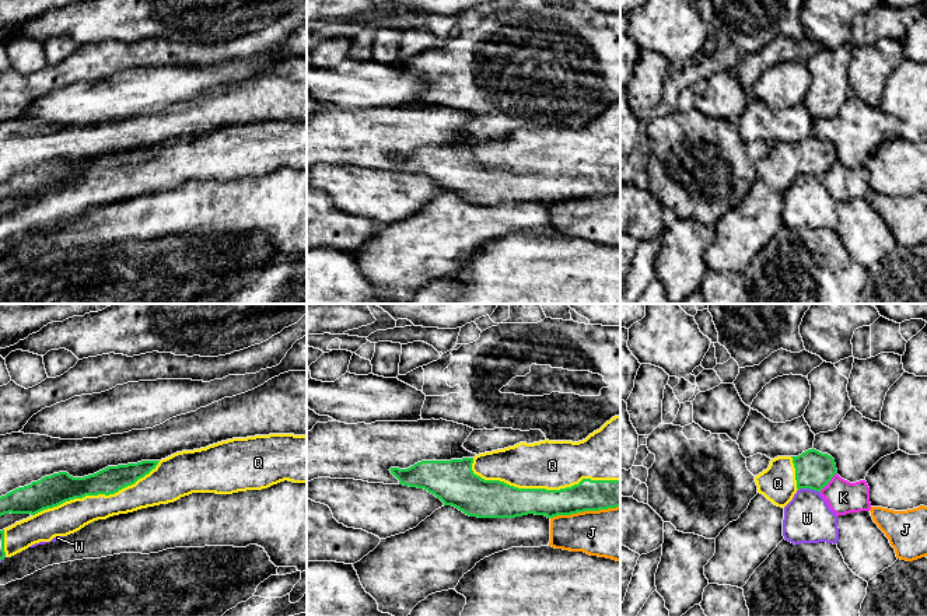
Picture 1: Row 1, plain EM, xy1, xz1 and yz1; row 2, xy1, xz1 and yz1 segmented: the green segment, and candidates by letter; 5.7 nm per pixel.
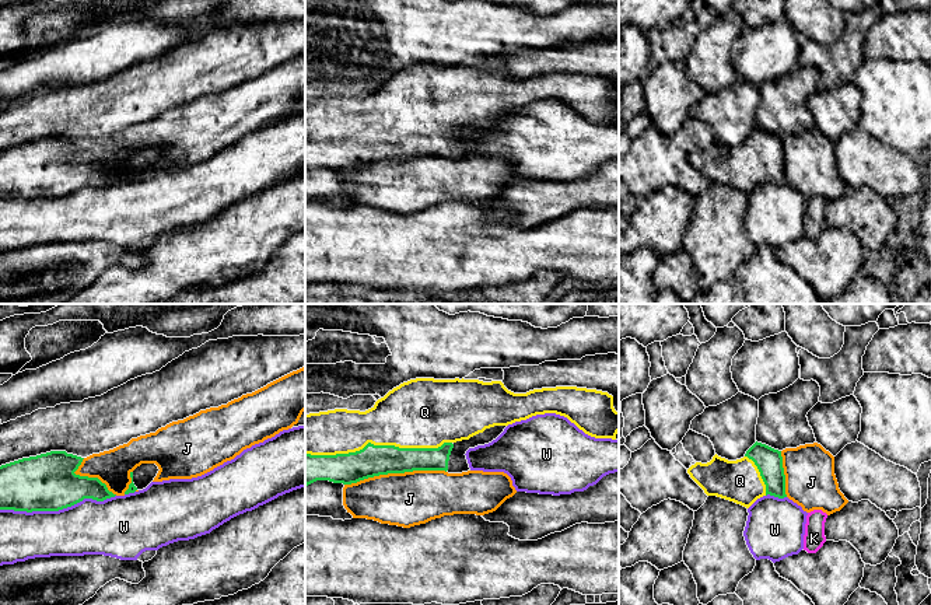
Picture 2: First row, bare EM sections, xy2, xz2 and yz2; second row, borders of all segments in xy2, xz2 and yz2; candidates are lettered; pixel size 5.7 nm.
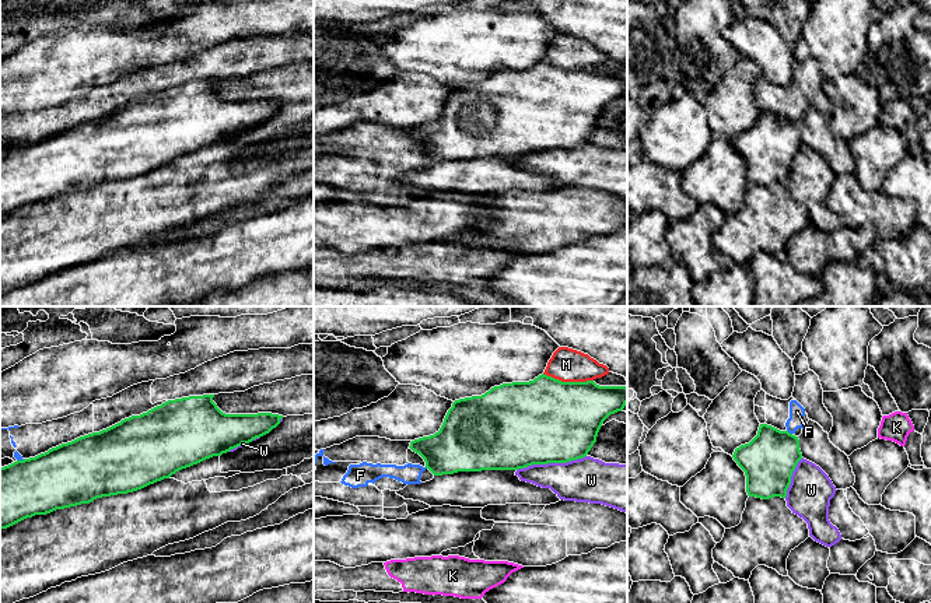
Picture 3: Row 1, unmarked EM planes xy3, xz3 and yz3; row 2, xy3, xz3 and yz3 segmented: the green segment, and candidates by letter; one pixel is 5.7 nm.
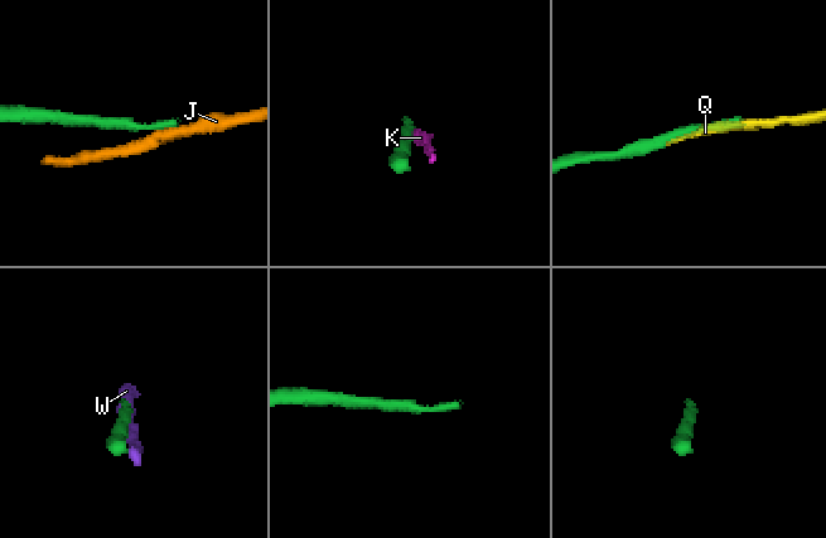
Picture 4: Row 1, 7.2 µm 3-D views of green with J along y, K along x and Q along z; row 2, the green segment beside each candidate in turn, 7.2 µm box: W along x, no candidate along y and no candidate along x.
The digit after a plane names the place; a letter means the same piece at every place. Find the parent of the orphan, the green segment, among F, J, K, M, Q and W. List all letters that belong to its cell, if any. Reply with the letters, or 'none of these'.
Q

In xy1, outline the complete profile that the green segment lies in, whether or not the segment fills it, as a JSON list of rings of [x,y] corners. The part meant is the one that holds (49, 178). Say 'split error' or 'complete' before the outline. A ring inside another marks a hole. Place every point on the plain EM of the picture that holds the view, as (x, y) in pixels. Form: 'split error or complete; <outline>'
split error; [[[307,122],[232,125],[176,139],[161,147],[108,153],[84,164],[73,164],[67,158],[53,160],[0,183],[0,203],[10,199],[31,202],[0,217],[0,246],[35,230],[74,220],[94,207],[174,189],[192,179],[232,181],[267,175],[284,167],[307,169]]]

